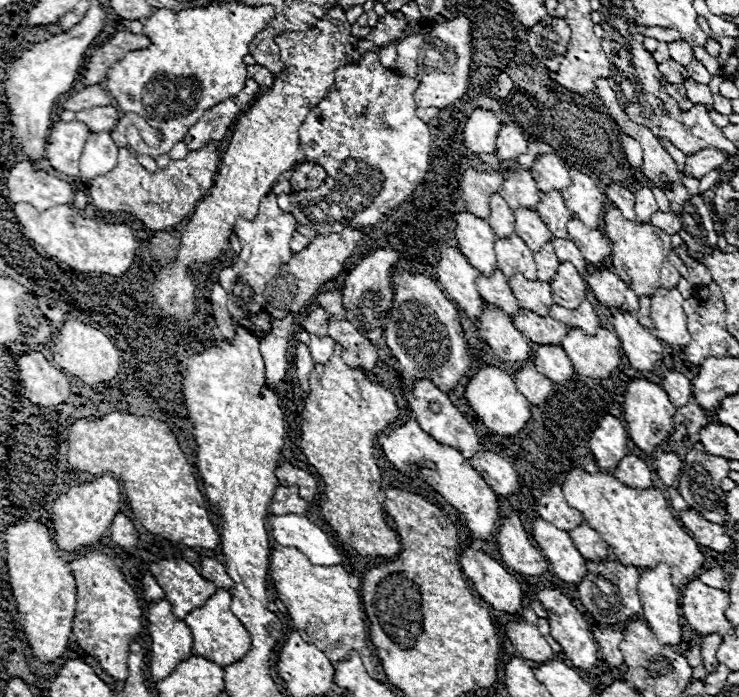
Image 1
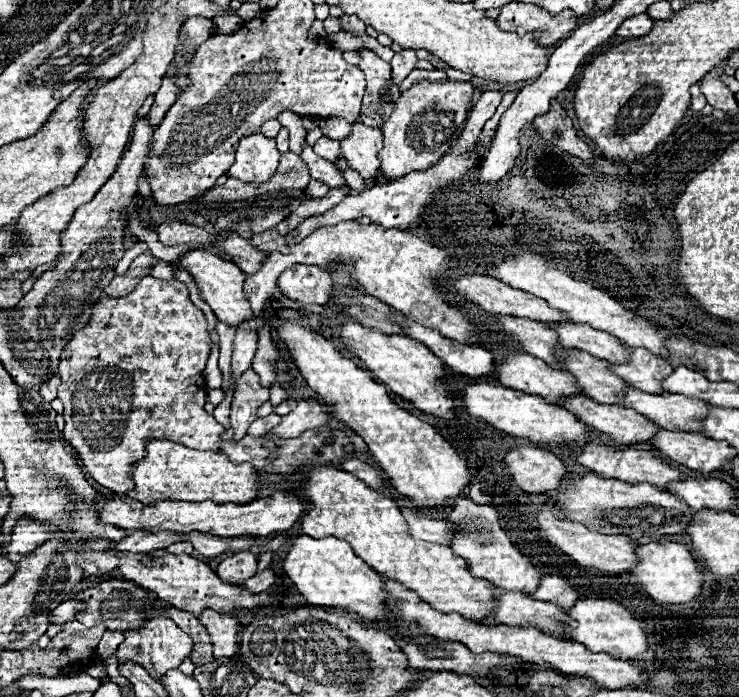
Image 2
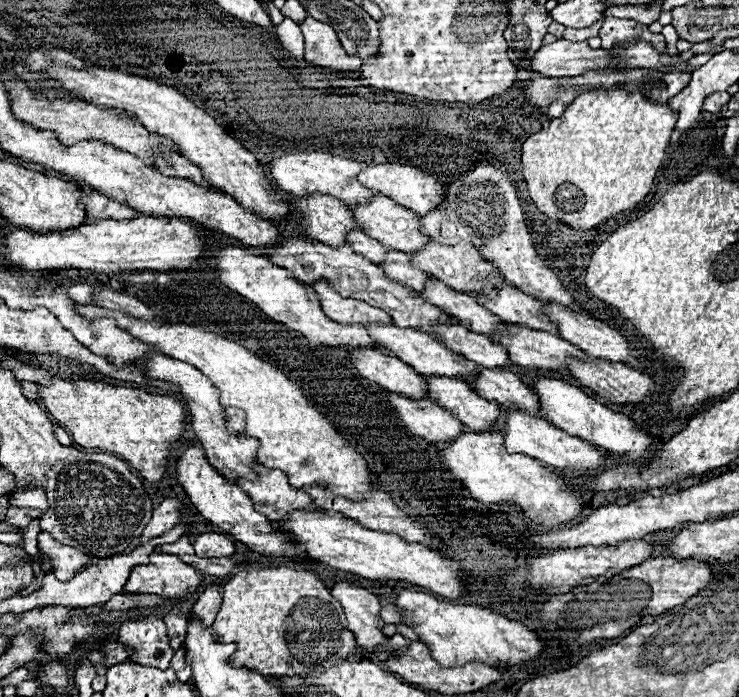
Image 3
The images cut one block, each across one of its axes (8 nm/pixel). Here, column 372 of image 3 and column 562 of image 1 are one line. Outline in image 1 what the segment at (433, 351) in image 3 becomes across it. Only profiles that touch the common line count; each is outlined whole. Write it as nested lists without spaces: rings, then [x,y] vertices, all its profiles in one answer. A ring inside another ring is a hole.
[[[524,308],[514,318],[514,324],[534,344],[560,344],[564,334],[570,330],[566,324],[554,320],[552,316],[538,316]]]

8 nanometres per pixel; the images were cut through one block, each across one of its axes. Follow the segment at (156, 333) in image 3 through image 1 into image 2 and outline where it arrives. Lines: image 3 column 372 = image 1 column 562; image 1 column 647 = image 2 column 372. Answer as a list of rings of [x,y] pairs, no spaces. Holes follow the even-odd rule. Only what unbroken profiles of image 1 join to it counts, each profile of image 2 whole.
[[[308,466],[298,474],[302,476],[302,492],[308,498],[310,508],[300,522],[302,534],[312,538],[336,536],[348,540],[356,550],[356,556],[364,558],[368,566],[386,578],[400,580],[406,588],[416,590],[434,610],[446,614],[460,612],[476,622],[484,622],[492,616],[498,588],[488,580],[472,578],[468,564],[460,556],[454,556],[450,546],[410,538],[406,522],[390,498],[368,488],[354,474],[330,466]]]

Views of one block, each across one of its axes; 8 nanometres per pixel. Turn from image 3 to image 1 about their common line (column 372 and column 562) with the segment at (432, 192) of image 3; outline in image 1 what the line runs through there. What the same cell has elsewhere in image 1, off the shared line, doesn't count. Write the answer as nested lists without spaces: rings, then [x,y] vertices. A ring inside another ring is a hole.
[[[542,154],[534,160],[534,166],[530,168],[536,186],[542,192],[552,192],[552,190],[562,190],[566,186],[572,184],[570,172],[566,170],[566,166],[562,164],[560,158],[556,158],[554,154]]]

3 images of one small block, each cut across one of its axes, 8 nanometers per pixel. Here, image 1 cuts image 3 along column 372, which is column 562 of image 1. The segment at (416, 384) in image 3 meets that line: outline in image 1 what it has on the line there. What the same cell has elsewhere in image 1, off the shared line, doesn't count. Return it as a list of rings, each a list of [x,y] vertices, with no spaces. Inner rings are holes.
[[[538,346],[534,350],[532,362],[540,374],[550,378],[552,382],[566,382],[574,376],[574,368],[562,346]]]

